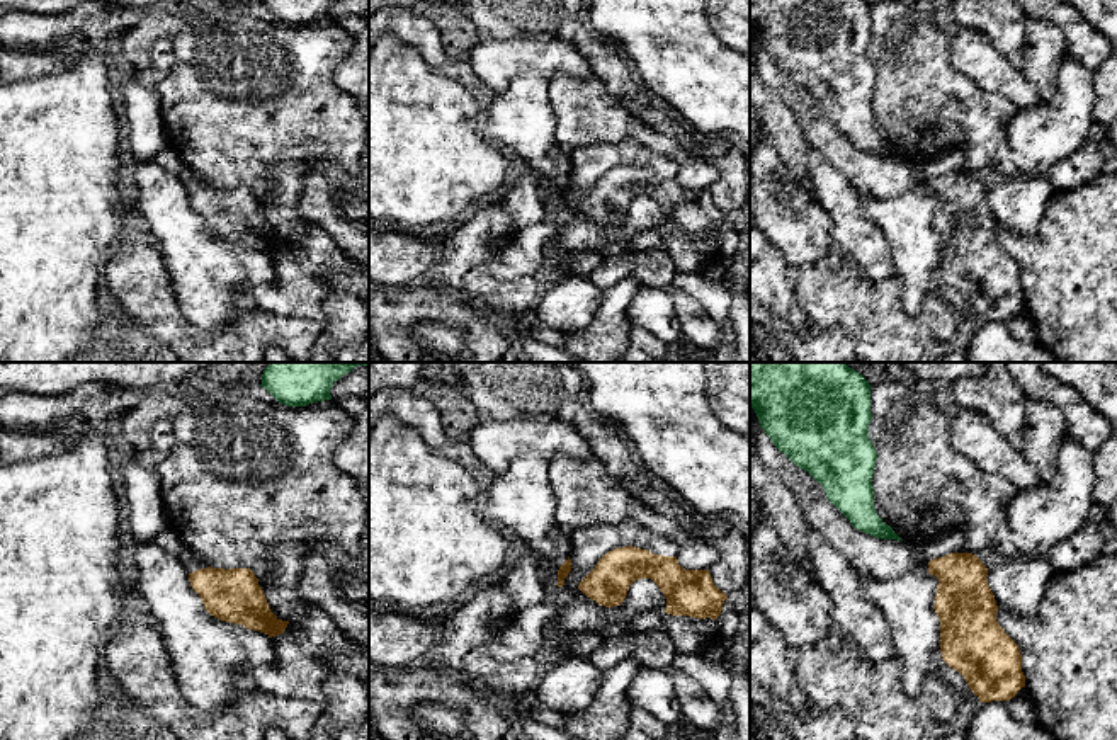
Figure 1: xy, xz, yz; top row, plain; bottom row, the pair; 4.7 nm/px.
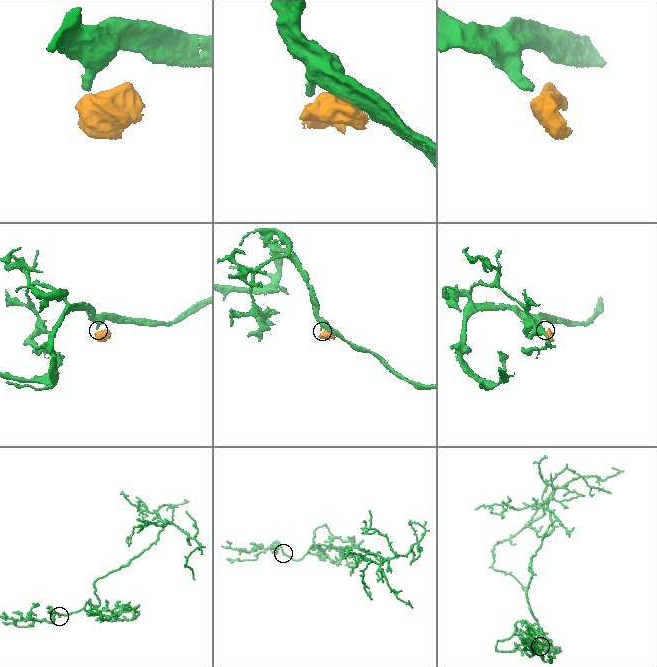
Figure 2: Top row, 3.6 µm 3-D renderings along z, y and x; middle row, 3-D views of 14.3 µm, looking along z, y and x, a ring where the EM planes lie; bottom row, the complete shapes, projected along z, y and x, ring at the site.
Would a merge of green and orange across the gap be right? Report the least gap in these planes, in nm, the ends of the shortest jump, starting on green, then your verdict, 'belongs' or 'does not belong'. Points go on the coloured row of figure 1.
160 nm apart; from green across yz (901, 540), (929, 562); does not belong

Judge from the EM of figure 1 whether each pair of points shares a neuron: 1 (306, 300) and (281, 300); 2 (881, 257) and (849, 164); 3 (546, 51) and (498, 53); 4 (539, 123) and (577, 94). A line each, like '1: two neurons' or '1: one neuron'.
1: one neuron
2: two neurons
3: one neuron
4: two neurons

